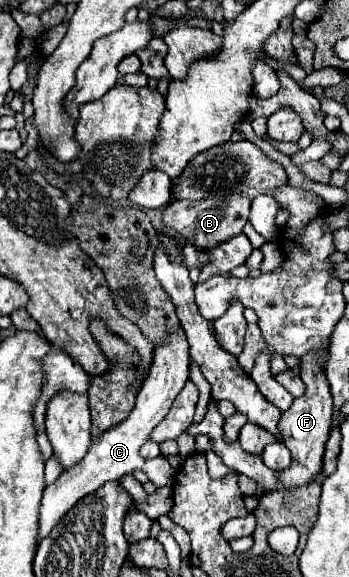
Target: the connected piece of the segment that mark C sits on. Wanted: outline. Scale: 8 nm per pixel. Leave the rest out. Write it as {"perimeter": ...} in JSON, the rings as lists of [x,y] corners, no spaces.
{"perimeter":[[[182,328],[176,330],[176,334],[170,334],[168,340],[154,350],[154,360],[148,370],[148,376],[144,378],[144,386],[138,392],[136,406],[130,412],[130,416],[120,422],[116,428],[106,430],[98,440],[92,442],[88,454],[70,470],[64,470],[62,476],[46,486],[42,506],[40,506],[40,538],[48,534],[48,530],[86,494],[96,492],[100,486],[104,486],[110,480],[120,480],[126,474],[132,474],[134,470],[144,470],[144,458],[140,456],[142,444],[150,440],[152,430],[164,420],[168,414],[174,398],[180,394],[188,380],[188,342],[182,332]]]}

